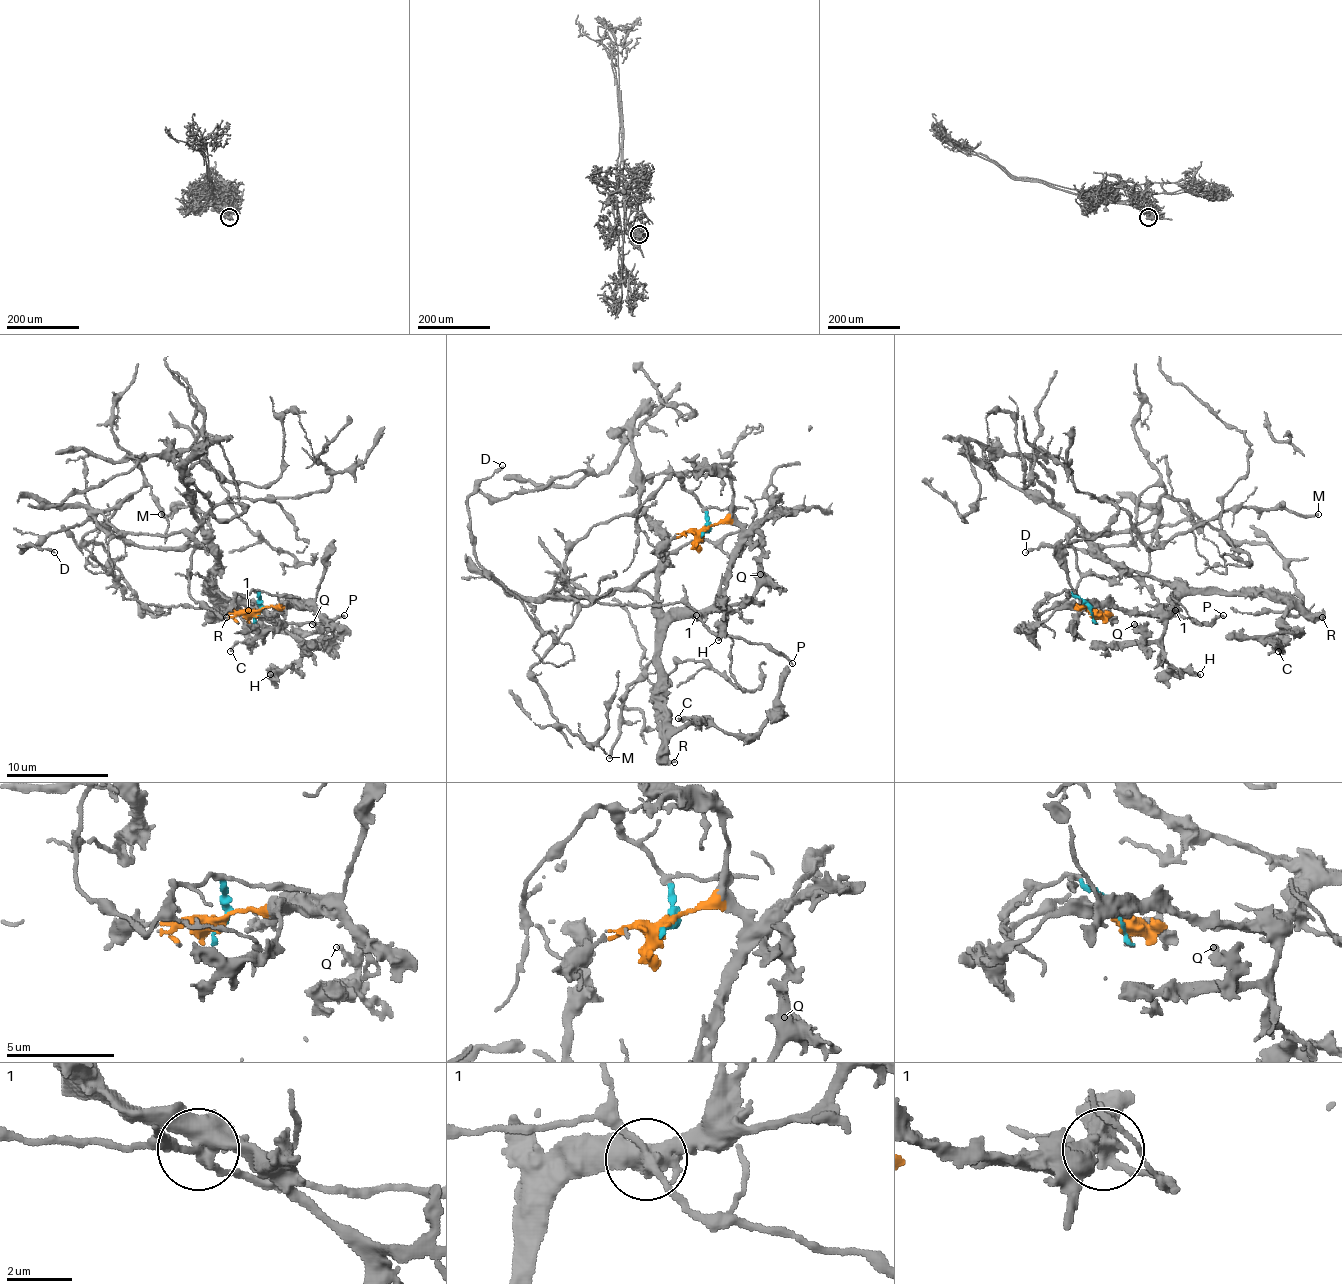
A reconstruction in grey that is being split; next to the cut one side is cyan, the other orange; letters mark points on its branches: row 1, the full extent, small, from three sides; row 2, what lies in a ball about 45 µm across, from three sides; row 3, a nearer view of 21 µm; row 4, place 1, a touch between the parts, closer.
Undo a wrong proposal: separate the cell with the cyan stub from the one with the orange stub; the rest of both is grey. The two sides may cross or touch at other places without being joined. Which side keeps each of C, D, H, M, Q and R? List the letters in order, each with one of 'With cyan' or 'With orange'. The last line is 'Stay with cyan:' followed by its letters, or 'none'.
C: With orange
D: With cyan
H: With orange
M: With cyan
Q: With orange
R: With orange
Stay with cyan: D, M

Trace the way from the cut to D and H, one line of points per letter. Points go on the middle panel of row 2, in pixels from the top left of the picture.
D: (706, 530), (672, 474), (567, 553), (552, 594), (575, 620), (547, 633), (475, 553), (467, 497), (503, 466)
H: (706, 530), (734, 523), (741, 530), (726, 602), (749, 602), (726, 620), (726, 633), (718, 640)

